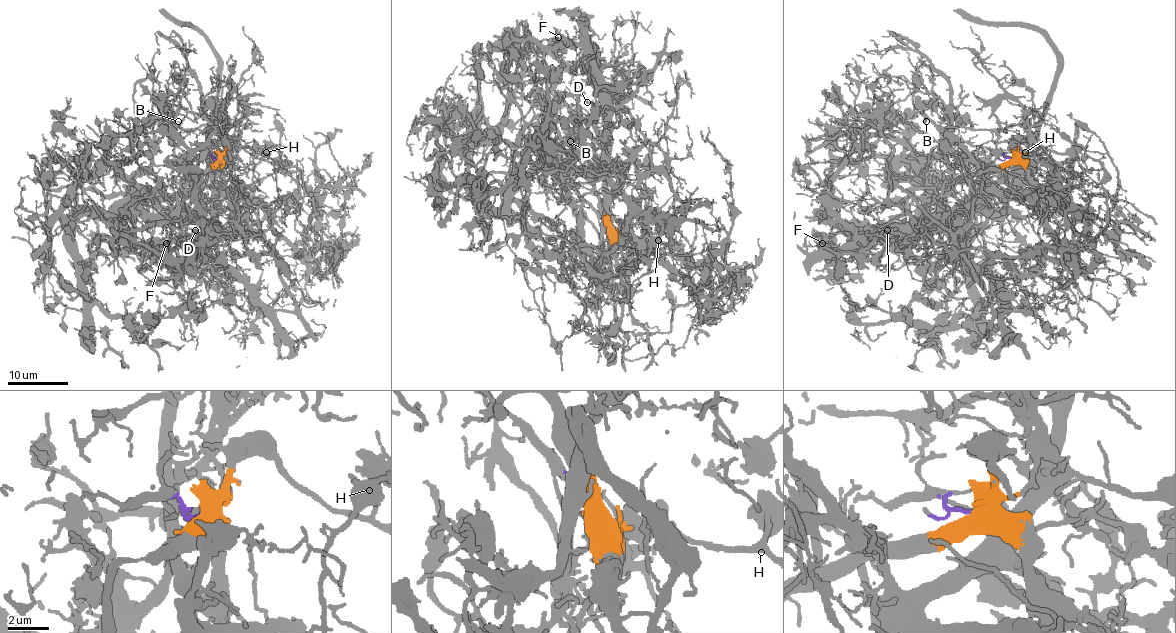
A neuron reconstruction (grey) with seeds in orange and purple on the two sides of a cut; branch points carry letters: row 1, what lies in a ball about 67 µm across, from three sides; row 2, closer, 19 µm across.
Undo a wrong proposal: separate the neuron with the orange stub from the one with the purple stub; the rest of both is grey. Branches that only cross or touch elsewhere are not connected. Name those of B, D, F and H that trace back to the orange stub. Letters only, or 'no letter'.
B, H

